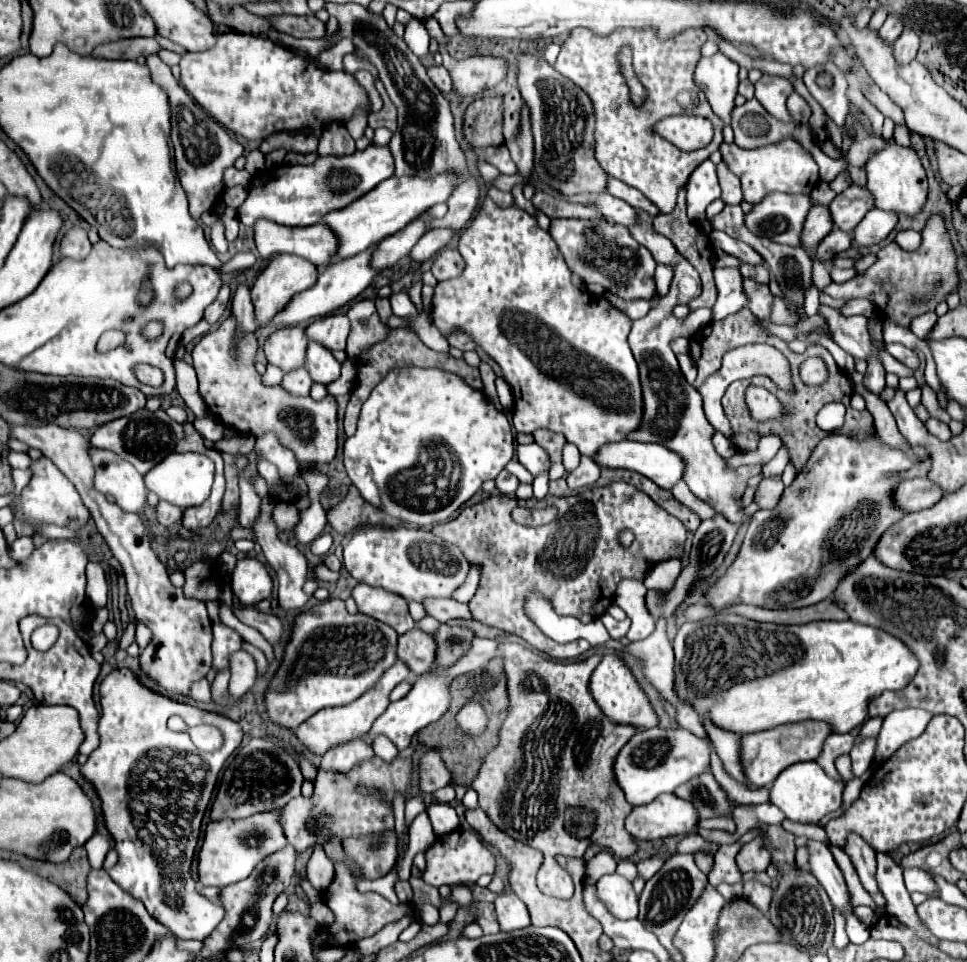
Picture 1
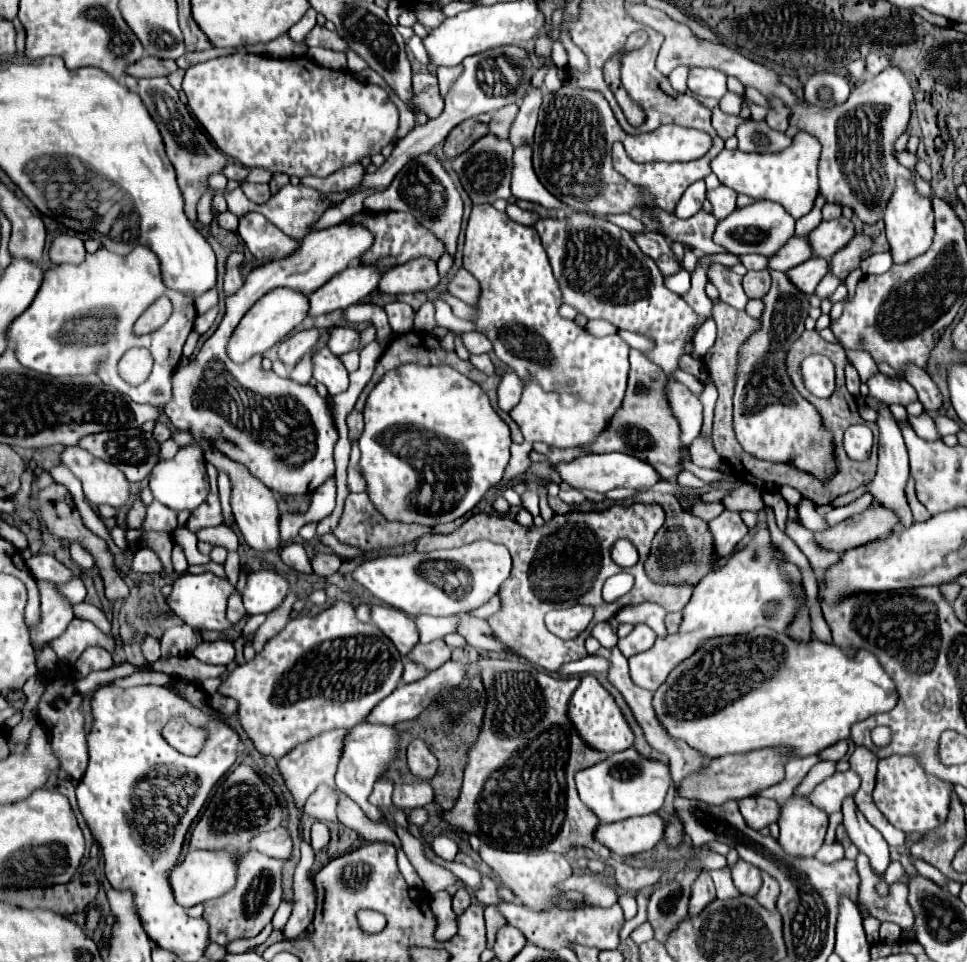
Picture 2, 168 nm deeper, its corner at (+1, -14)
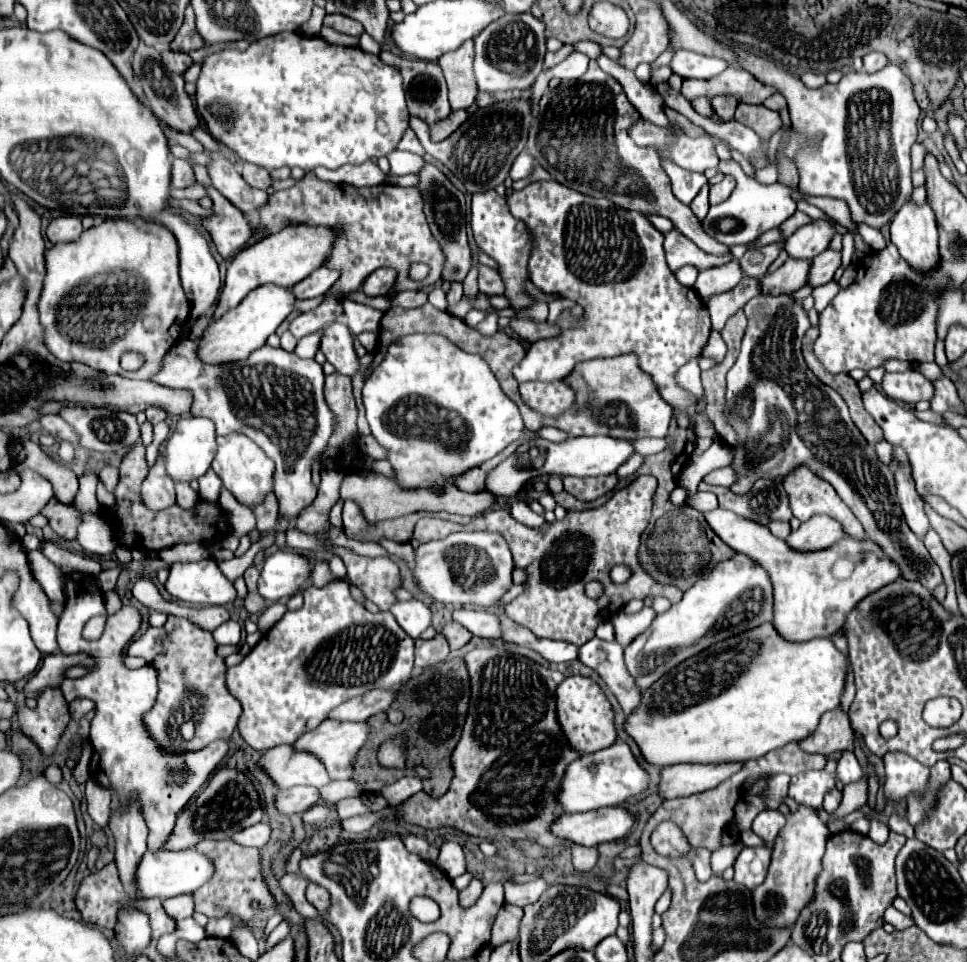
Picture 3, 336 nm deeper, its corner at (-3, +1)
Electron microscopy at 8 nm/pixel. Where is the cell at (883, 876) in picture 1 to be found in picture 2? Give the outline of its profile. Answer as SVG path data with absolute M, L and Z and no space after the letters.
M846 797L842 803L842 813L844 813L844 827L852 839L852 843L858 847L860 853L868 855L872 871L880 877L876 885L876 893L882 897L888 897L890 893L890 883L886 881L886 869L890 865L890 853L888 853L888 843L882 837L882 833L868 823L868 819L858 811L854 805L852 797Z

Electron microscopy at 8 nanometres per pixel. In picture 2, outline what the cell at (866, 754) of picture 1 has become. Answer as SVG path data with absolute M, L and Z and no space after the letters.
M848 769L844 773L836 773L824 779L808 797L814 805L822 807L826 813L834 813L834 811L840 811L842 801L848 795L854 795L858 787L860 787L860 775Z

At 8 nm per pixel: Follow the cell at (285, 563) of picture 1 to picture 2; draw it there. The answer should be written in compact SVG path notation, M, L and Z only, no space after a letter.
M210 449L204 457L208 463L214 463L216 469L222 469L230 475L230 481L232 481L232 497L230 497L232 513L234 513L236 525L238 525L244 541L260 553L280 551L280 525L278 525L280 523L278 521L280 511L278 511L278 505L276 505L272 491L264 483L260 483L254 475L250 475L250 471L244 465L228 459L224 453Z

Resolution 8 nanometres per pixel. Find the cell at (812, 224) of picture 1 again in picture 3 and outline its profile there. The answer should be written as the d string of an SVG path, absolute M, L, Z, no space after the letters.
M774 242L774 244L768 244L768 246L762 246L762 248L752 248L748 250L740 260L740 270L744 276L748 278L762 278L768 270L768 266L776 260L778 252L782 248L782 242Z

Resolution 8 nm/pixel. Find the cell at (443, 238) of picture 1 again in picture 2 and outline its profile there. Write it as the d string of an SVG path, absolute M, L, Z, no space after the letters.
M412 259L408 263L392 267L380 281L378 289L388 295L402 295L402 293L416 293L428 291L438 283L440 275L436 263L432 259Z

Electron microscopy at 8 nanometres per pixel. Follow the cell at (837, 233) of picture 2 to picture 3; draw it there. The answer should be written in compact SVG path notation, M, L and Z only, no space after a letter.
M812 220L810 224L798 228L784 244L790 258L812 260L828 248L828 242L834 236L834 228L826 220Z

